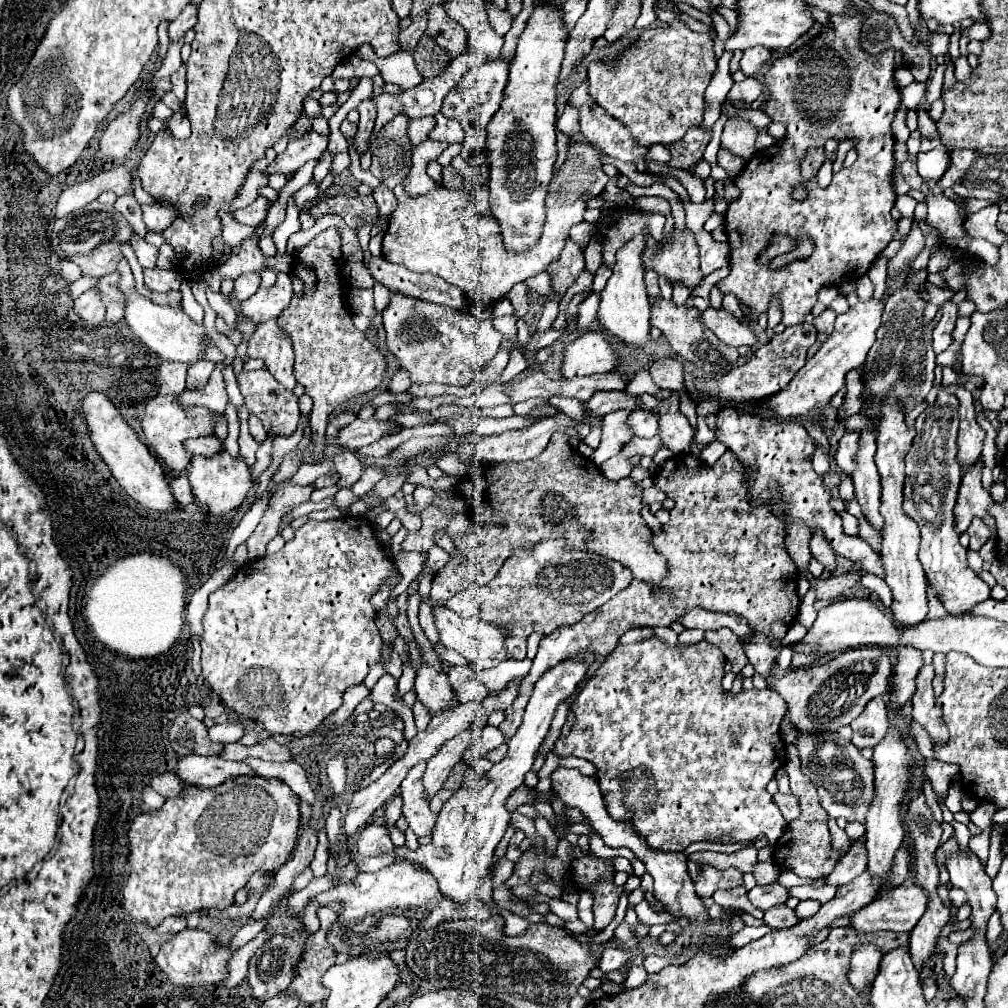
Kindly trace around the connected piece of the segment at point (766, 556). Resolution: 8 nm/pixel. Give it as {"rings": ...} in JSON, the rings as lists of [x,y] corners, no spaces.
{"rings":[[[725,452],[715,466],[703,464],[693,454],[675,454],[671,460],[667,460],[655,478],[655,486],[671,500],[675,500],[675,508],[671,510],[671,520],[661,526],[661,534],[653,534],[651,542],[659,554],[665,554],[667,558],[667,578],[659,584],[659,594],[653,591],[653,586],[645,581],[633,579],[629,586],[615,594],[607,604],[603,604],[593,614],[587,614],[583,622],[577,622],[567,628],[559,628],[553,634],[547,634],[539,642],[537,656],[533,660],[529,676],[521,682],[519,694],[515,702],[505,710],[505,720],[499,724],[499,730],[503,732],[505,740],[509,740],[523,718],[523,708],[527,706],[527,700],[531,696],[531,690],[535,682],[547,672],[549,668],[557,666],[563,660],[569,660],[571,656],[583,654],[587,650],[595,652],[599,658],[609,656],[615,648],[619,638],[635,628],[635,626],[671,626],[681,618],[683,612],[691,612],[693,608],[703,608],[711,612],[735,612],[743,618],[747,618],[753,632],[765,634],[769,640],[783,640],[789,626],[797,618],[799,612],[799,596],[797,596],[797,580],[799,572],[791,556],[785,548],[785,522],[773,516],[767,506],[753,508],[747,498],[747,484],[743,476],[743,466],[737,458],[733,458],[731,452]]]}

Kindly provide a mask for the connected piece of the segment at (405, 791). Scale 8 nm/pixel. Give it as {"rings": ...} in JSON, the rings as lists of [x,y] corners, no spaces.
{"rings":[[[419,762],[401,784],[403,816],[409,828],[417,836],[429,836],[435,828],[437,818],[437,814],[429,810],[429,800],[423,794],[423,774],[425,774],[425,762]]]}

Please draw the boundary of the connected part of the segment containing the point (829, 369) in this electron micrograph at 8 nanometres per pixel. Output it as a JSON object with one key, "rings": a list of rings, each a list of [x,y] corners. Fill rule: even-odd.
{"rings":[[[871,298],[867,302],[857,302],[853,308],[849,308],[847,314],[839,314],[835,320],[835,330],[823,342],[821,350],[807,360],[803,370],[795,374],[793,382],[789,382],[785,390],[767,398],[767,404],[775,410],[775,414],[779,414],[785,420],[791,420],[791,418],[795,420],[795,418],[811,414],[817,408],[827,406],[829,400],[835,396],[835,392],[839,392],[845,386],[847,372],[863,366],[867,358],[867,350],[875,342],[875,332],[881,326],[883,310],[885,310],[885,302]]]}

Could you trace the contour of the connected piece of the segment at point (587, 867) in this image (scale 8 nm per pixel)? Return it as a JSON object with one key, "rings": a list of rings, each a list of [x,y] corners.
{"rings":[[[581,856],[571,862],[571,880],[579,890],[593,892],[593,914],[595,924],[593,930],[601,932],[605,930],[611,920],[615,918],[617,902],[623,892],[623,886],[613,884],[613,866],[611,860],[601,860],[593,856]]]}

